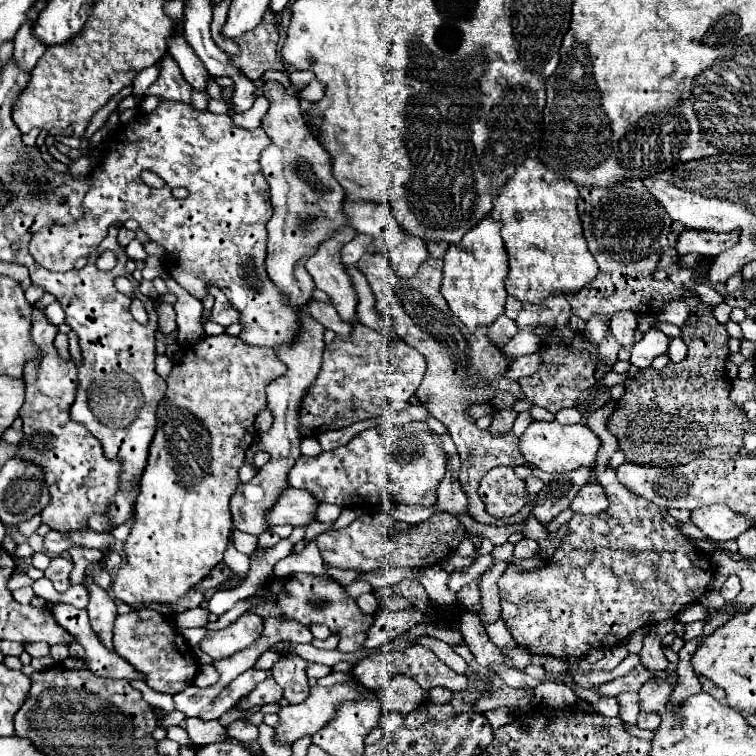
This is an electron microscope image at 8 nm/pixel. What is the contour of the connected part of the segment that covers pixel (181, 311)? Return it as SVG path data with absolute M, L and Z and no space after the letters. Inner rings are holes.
M166 276L166 284L178 298L178 302L174 304L174 310L178 314L178 344L188 346L190 342L198 342L200 338L204 338L204 330L202 330L202 322L200 322L202 302L192 298L180 286L176 286L174 278Z

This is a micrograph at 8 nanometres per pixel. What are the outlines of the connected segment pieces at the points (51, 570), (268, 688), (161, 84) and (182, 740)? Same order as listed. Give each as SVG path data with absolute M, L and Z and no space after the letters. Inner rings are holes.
M56 556L56 558L52 558L50 566L44 570L44 576L48 580L52 580L52 584L54 584L54 588L58 592L66 592L72 586L70 584L70 572L72 572L72 568L74 568L74 564L72 564L70 558Z
M270 676L264 682L260 682L248 696L244 696L240 700L240 706L246 708L246 710L250 710L254 706L263 706L265 704L278 702L280 698L282 698L282 688Z
M164 56L160 60L160 76L158 80L146 90L146 96L160 96L162 100L168 102L184 102L190 104L190 94L192 94L192 86L188 86L188 82L184 82L178 64L174 62L174 58Z
M180 726L166 728L166 732L168 732L168 738L170 738L170 740L176 740L178 744L192 744L190 738L188 738L188 734L186 734L186 730L180 728Z

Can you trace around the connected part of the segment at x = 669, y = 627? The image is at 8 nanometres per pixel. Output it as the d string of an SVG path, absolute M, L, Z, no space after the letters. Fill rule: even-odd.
M670 618L670 620L664 620L664 622L658 622L650 628L648 632L648 638L644 640L644 648L640 650L640 658L642 658L642 666L648 668L650 672L662 672L666 670L668 666L668 660L666 656L662 654L662 646L660 646L660 640L672 632L676 626L676 620Z

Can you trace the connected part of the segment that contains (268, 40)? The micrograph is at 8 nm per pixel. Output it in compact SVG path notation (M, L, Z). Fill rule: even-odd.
M268 12L252 32L236 38L242 52L230 60L250 80L258 80L266 70L284 70L284 62L278 56L278 38L274 12Z

